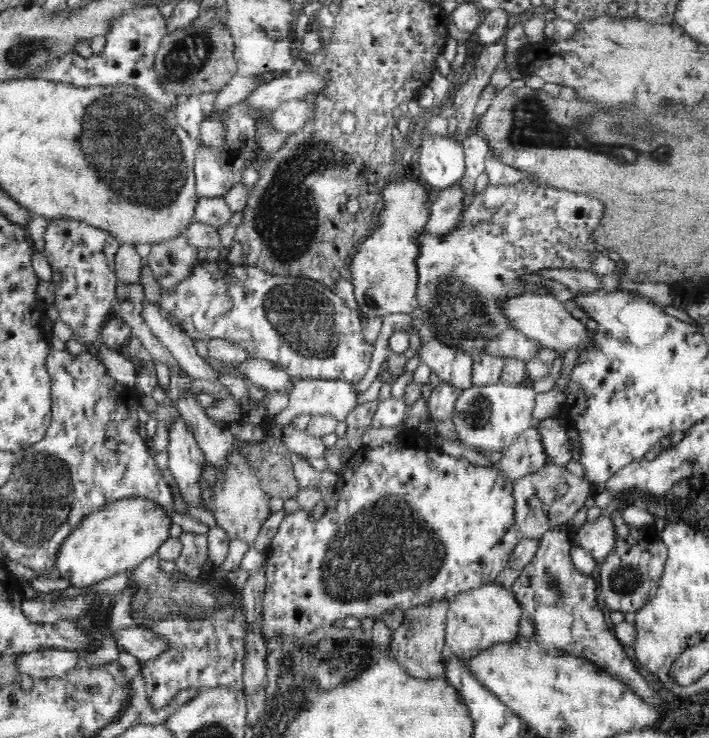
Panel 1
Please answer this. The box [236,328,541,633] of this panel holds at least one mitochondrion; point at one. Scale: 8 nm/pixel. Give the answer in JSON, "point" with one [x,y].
{"point":[387,546]}

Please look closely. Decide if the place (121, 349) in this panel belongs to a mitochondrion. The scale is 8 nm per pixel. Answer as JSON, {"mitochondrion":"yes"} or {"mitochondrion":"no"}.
{"mitochondrion":"no"}

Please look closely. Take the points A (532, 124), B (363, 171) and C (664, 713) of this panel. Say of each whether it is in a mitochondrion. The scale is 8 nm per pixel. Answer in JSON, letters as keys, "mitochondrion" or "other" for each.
{"A":"mitochondrion","B":"other","C":"other"}

